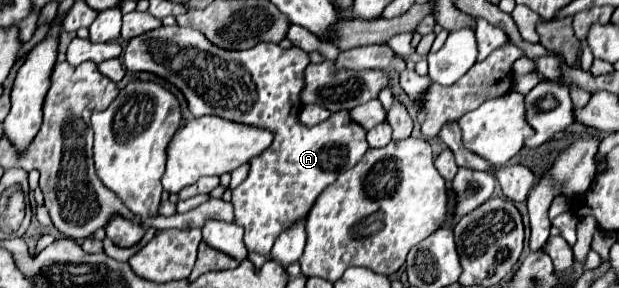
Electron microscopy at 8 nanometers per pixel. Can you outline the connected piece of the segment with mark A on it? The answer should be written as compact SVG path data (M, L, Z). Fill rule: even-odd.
M162 26L152 32L146 32L144 36L136 36L128 40L126 52L122 54L122 62L132 72L152 72L158 74L172 84L176 84L186 100L188 108L194 116L224 116L226 120L242 122L242 124L254 124L262 126L274 132L272 146L262 152L262 156L256 156L250 160L250 174L248 178L232 190L232 204L234 204L234 222L244 228L244 244L248 252L258 252L268 256L274 240L280 236L280 232L292 228L292 224L304 220L316 202L318 194L336 182L338 174L356 166L356 162L366 154L368 142L366 142L366 130L360 128L350 118L350 110L340 110L332 113L324 122L306 128L296 120L296 114L300 112L300 90L304 86L304 68L308 66L308 54L298 48L280 48L278 44L256 44L248 50L226 50L216 44L212 44L202 32L196 32L192 28L182 26Z

